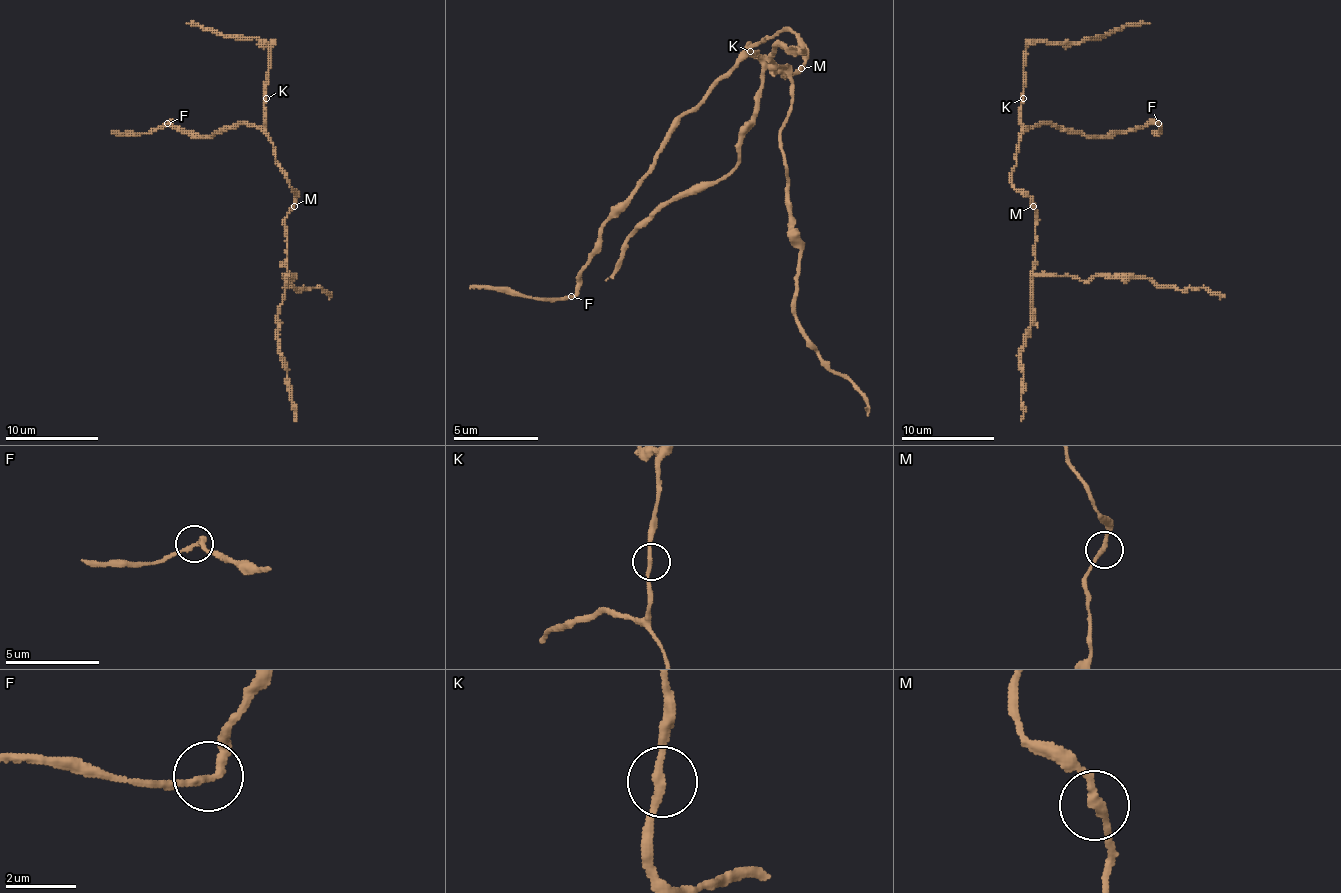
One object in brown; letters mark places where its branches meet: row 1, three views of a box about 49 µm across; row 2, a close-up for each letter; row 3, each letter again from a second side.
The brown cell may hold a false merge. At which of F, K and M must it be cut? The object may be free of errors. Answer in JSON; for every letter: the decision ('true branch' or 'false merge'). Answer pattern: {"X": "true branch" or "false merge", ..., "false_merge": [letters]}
{"F": "false merge", "K": "true branch", "M": "true branch", "false_merge": ["F"]}

